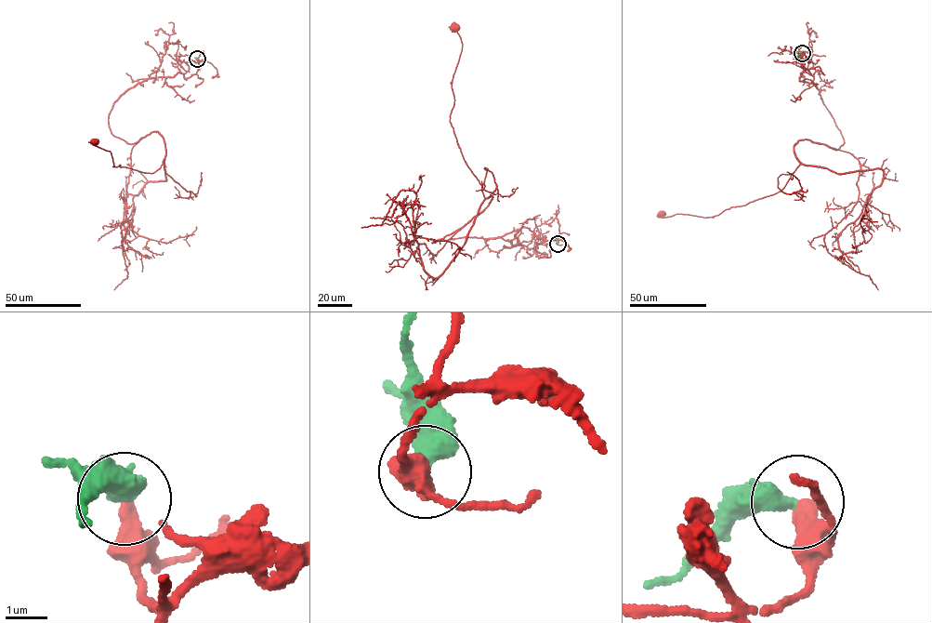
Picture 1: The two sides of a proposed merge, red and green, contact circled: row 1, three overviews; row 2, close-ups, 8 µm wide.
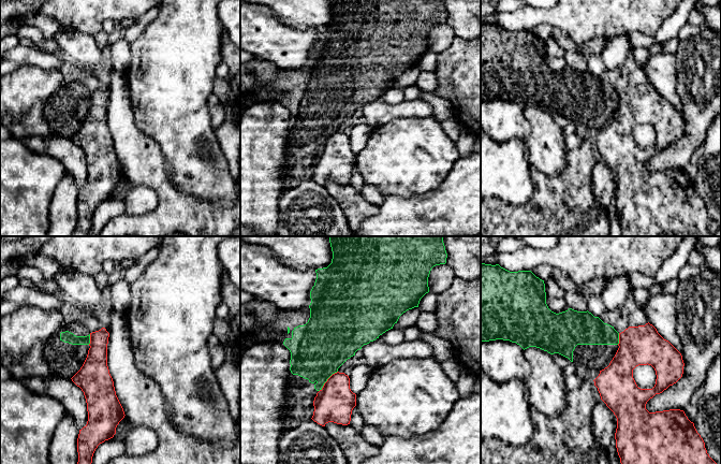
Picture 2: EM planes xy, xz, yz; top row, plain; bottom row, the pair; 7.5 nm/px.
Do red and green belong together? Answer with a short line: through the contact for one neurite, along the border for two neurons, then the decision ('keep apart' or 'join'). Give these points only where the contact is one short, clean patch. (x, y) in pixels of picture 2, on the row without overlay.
xz (337, 130), (319, 150) | keep apart

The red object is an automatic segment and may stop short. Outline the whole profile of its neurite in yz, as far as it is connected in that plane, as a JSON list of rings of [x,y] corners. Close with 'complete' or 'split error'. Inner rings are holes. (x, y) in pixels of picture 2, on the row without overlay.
[[[649,82],[645,85],[629,86],[619,92],[618,105],[609,125],[600,130],[593,141],[601,159],[617,177],[615,199],[621,222],[621,236],[712,236],[719,224],[707,213],[703,198],[685,171],[670,169],[649,172],[646,169],[646,163],[650,158],[662,153],[682,136],[685,122],[681,113],[668,100],[664,99]],[[647,124],[656,130],[656,144],[652,148],[641,148],[633,137],[633,129],[638,125]]] | complete

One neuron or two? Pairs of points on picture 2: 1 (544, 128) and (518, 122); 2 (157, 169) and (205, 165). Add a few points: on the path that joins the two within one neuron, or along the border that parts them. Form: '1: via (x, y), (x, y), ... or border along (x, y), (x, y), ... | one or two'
1: border along (523, 110), (529, 125), (529, 133), (521, 141) | two
2: border along (158, 144), (163, 156), (167, 178), (178, 190) | two

